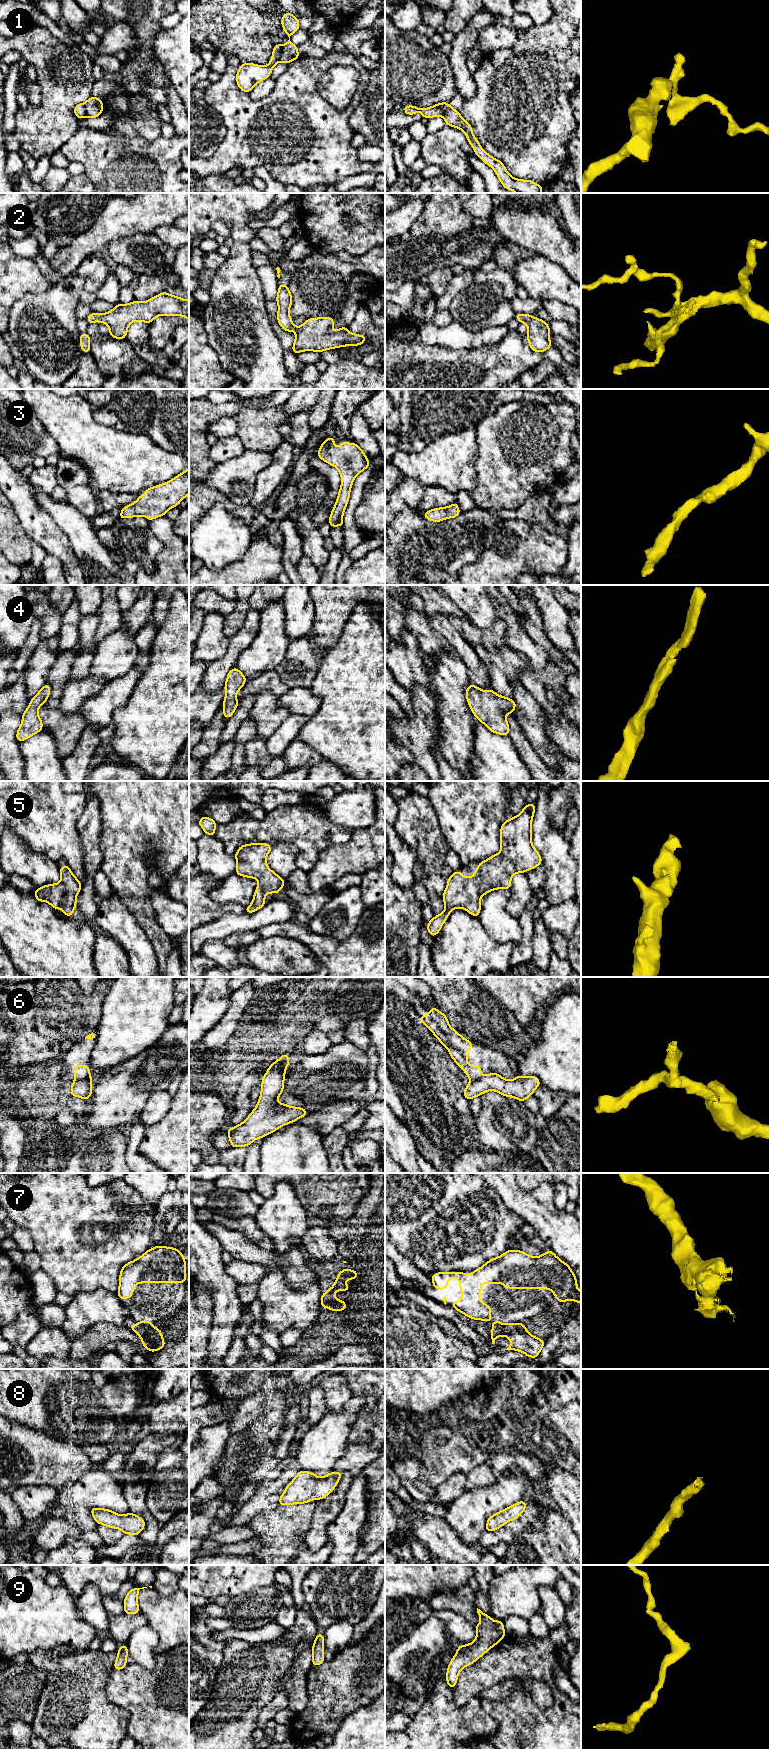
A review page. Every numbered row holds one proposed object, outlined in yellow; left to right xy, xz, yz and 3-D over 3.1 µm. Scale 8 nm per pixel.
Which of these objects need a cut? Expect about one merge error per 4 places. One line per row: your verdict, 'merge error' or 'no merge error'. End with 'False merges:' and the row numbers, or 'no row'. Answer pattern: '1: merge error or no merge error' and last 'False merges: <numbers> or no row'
1: merge error
2: no merge error
3: no merge error
4: no merge error
5: no merge error
6: merge error
7: merge error
8: no merge error
9: no merge error
False merges: 1, 6, 7

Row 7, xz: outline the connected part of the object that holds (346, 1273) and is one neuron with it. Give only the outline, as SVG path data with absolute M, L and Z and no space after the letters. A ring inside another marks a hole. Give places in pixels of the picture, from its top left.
M348 1268L343 1269L338 1273L337 1282L335 1283L335 1291L349 1291L350 1288L348 1287L348 1284L343 1281L347 1279L354 1280L357 1278L357 1270L352 1271Z

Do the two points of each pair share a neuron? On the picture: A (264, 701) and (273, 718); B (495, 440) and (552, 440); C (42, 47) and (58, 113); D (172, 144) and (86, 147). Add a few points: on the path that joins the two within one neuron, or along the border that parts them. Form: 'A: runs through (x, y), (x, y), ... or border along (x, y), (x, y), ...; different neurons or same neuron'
A: runs through (266, 705), (266, 711), (269, 714); same neuron
B: runs through (509, 440), (538, 440); same neuron
C: runs through (44, 63), (48, 80), (58, 90), (58, 97); same neuron
D: runs through (151, 150), (107, 150); same neuron

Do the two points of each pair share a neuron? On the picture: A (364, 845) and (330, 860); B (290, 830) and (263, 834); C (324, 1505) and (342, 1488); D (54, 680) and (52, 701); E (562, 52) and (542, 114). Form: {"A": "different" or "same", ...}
{"A": "same", "B": "same", "C": "same", "D": "same", "E": "same"}

